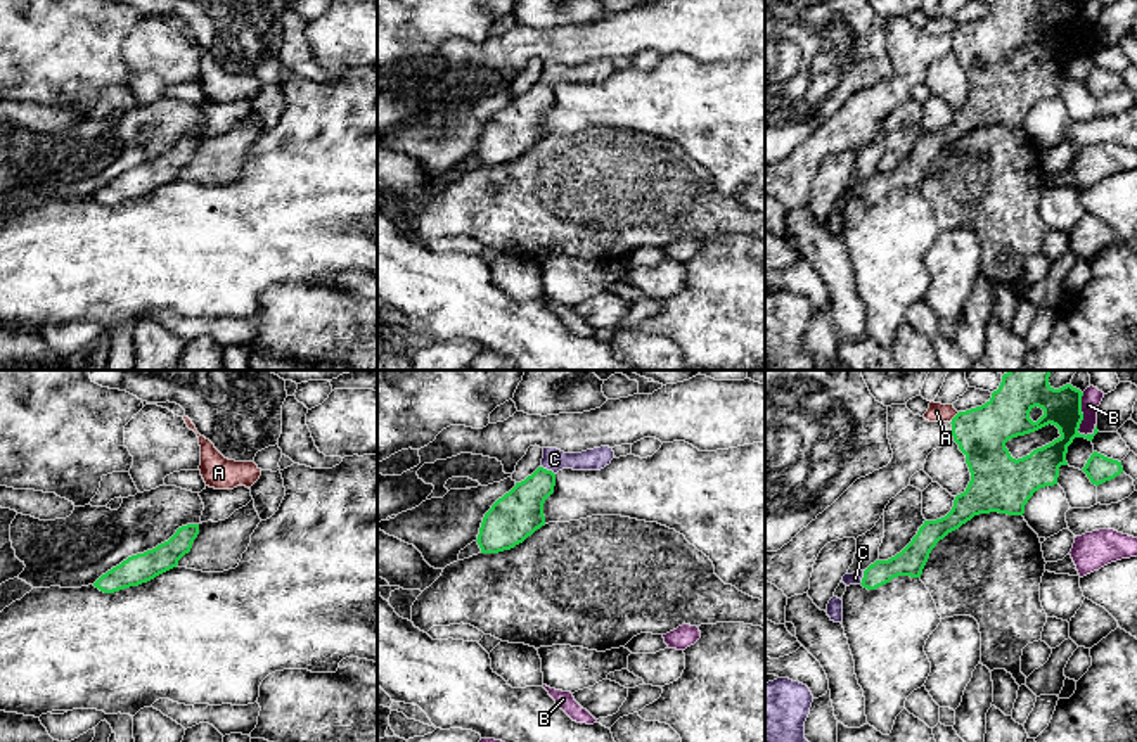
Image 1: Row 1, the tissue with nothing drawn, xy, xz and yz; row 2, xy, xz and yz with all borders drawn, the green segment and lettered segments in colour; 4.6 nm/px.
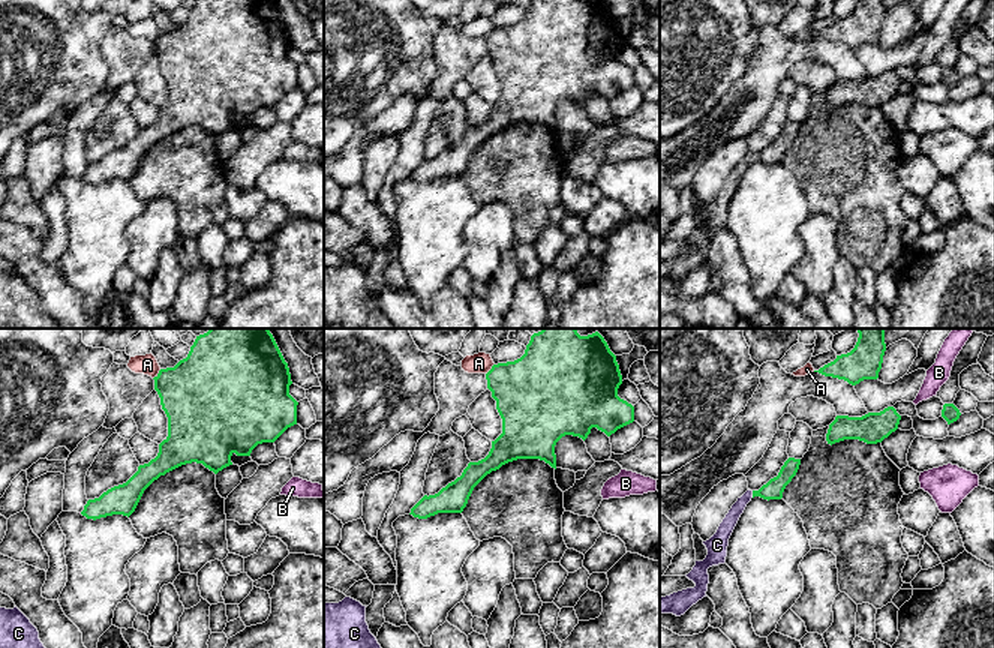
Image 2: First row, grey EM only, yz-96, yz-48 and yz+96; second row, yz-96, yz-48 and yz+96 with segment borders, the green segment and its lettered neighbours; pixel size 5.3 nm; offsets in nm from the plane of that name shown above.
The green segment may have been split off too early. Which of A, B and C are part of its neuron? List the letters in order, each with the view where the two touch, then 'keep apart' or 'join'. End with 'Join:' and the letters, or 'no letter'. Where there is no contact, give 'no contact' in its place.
A: contact in yz; keep apart
B: contact in yz; keep apart
C: contact in xz; join
Join: C

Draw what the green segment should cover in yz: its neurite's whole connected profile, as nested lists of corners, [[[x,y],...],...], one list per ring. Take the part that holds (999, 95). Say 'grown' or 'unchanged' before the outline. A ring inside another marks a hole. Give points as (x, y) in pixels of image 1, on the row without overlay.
grown; [[[999,0],[976,21],[952,31],[952,48],[966,67],[971,93],[957,107],[952,123],[936,133],[924,133],[912,154],[895,170],[876,173],[865,183],[845,187],[843,195],[876,202],[893,190],[921,190],[931,163],[948,145],[980,126],[1023,128],[1035,104],[1057,97],[1059,80],[1068,78],[1068,59],[1075,50],[1089,54],[1099,45],[1080,47],[1083,5],[1076,0]],[[1056,38],[1059,50],[1012,71],[1005,55],[1012,50]]]

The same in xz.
grown; [[[609,59],[581,66],[564,66],[543,61],[542,78],[524,93],[498,111],[485,126],[478,157],[481,166],[498,166],[523,156],[545,138],[543,116],[554,106],[556,86],[562,81],[601,83],[611,76],[614,64]]]

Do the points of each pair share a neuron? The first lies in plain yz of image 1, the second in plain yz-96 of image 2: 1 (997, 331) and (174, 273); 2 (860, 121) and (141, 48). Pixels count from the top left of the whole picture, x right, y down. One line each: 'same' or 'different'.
1: different
2: same

